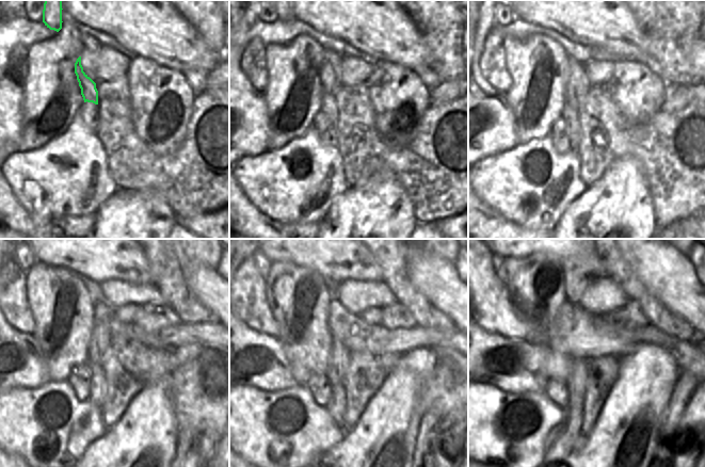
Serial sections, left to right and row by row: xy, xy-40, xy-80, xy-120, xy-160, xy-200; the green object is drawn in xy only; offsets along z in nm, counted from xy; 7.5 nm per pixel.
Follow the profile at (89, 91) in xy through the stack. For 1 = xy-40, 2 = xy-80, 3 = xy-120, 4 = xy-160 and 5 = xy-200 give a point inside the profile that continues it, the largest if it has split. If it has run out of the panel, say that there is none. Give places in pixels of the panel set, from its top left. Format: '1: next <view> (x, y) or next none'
1: next xy-40 (329, 102)
2: next xy-80 (570, 116)
3: next xy-120 (97, 382)
4: next xy-160 (336, 406)
5: next xy-200 (560, 441)

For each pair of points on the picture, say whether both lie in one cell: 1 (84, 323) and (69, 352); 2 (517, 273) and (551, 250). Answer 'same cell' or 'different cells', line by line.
1: same cell
2: different cells

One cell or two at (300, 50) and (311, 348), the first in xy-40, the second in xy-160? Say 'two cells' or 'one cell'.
one cell

